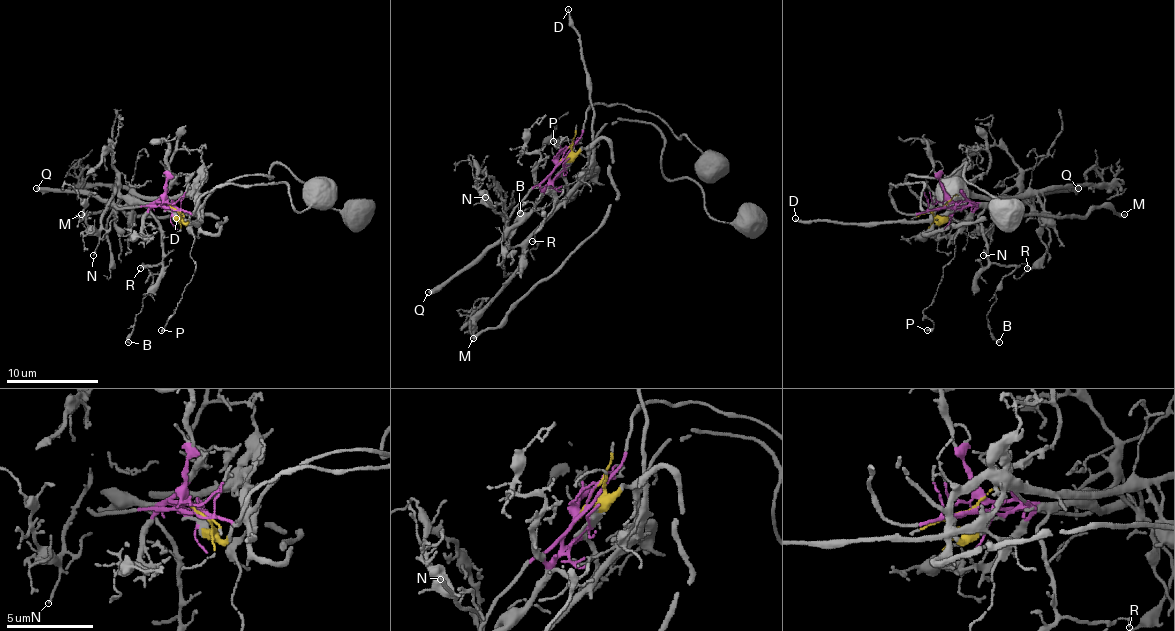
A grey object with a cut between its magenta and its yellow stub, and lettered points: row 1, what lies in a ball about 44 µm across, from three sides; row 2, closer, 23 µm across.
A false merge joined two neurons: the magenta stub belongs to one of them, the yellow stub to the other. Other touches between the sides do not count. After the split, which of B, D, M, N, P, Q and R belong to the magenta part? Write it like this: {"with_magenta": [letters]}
{"with_magenta": ["B", "N", "Q", "R"]}

